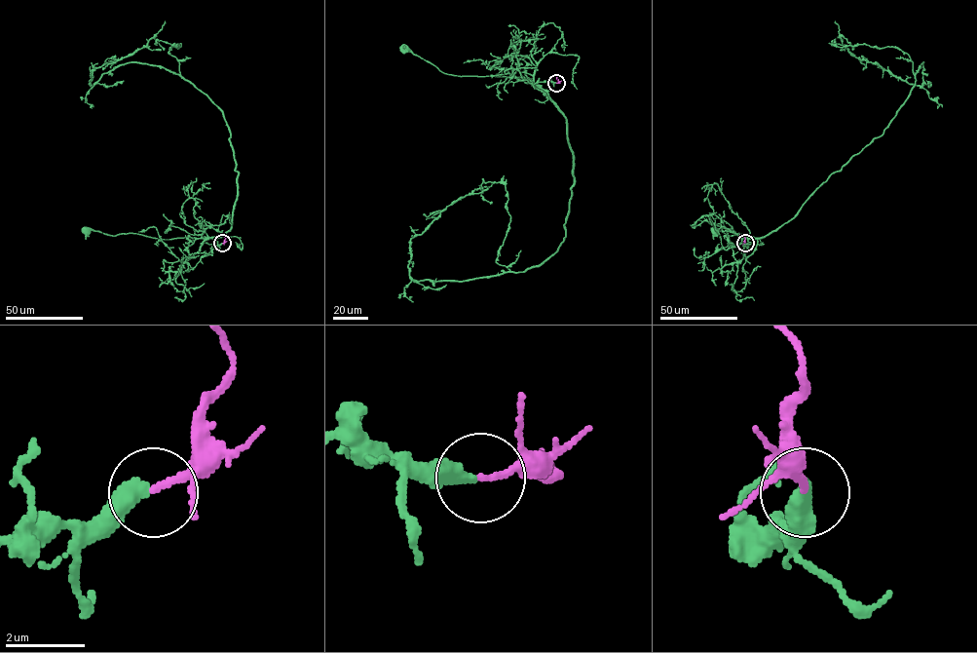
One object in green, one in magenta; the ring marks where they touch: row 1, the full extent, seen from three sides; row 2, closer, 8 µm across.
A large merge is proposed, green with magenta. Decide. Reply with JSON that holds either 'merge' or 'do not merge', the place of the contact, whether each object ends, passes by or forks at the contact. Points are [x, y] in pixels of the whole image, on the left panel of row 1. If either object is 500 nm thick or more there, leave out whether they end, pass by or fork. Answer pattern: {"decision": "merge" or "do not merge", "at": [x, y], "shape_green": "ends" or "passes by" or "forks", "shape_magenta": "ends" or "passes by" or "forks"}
{"decision": "merge", "at": [222, 243], "shape_green": "ends", "shape_magenta": "ends"}

